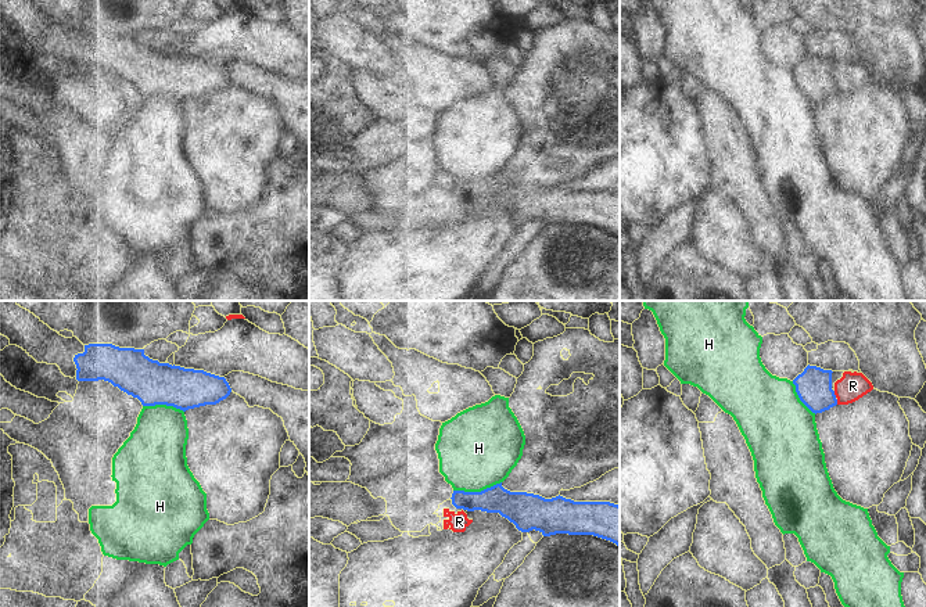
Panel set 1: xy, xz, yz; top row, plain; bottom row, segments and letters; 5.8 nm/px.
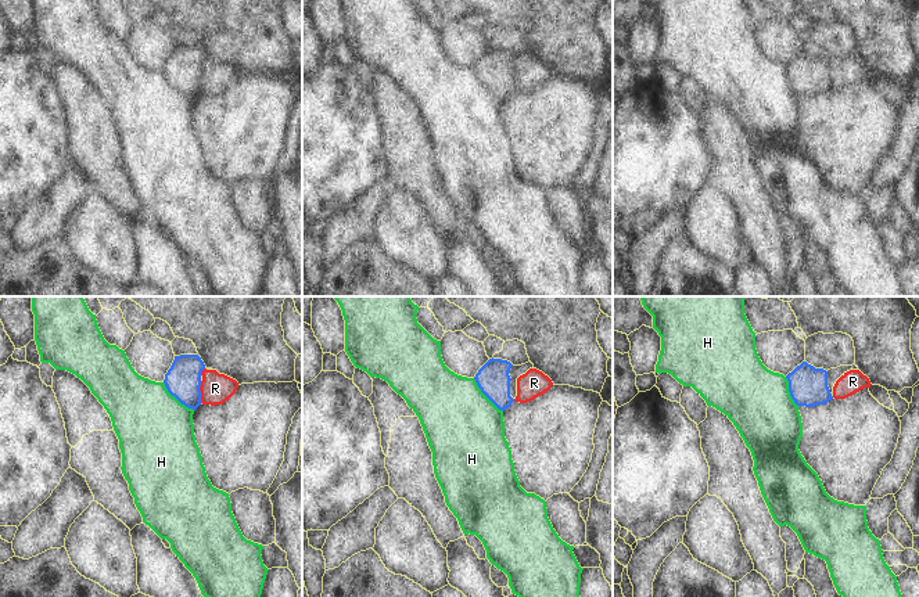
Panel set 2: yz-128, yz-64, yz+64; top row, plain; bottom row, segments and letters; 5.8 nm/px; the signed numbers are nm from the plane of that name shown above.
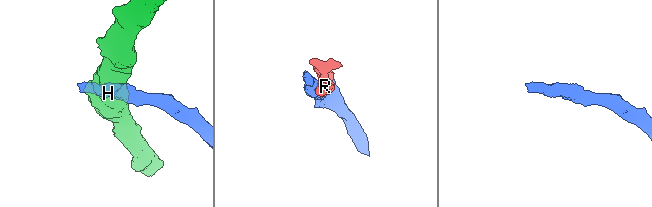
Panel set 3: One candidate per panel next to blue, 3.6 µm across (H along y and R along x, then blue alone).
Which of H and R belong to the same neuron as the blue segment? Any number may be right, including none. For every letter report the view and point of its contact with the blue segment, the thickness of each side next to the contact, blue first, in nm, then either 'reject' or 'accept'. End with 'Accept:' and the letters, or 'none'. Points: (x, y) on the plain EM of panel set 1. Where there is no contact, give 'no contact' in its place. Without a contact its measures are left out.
H: xz (477, 182) | 180/460 nm | reject
R: yz (833, 83) | 200/160 nm | reject
Accept: none

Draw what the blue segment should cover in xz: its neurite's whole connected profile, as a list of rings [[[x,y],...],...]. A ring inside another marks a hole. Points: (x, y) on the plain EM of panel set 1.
[[[502,172],[481,182],[453,180],[451,188],[456,198],[499,202],[521,222],[593,225],[620,236],[620,195],[610,191],[574,191],[560,184],[545,188],[510,182]]]

